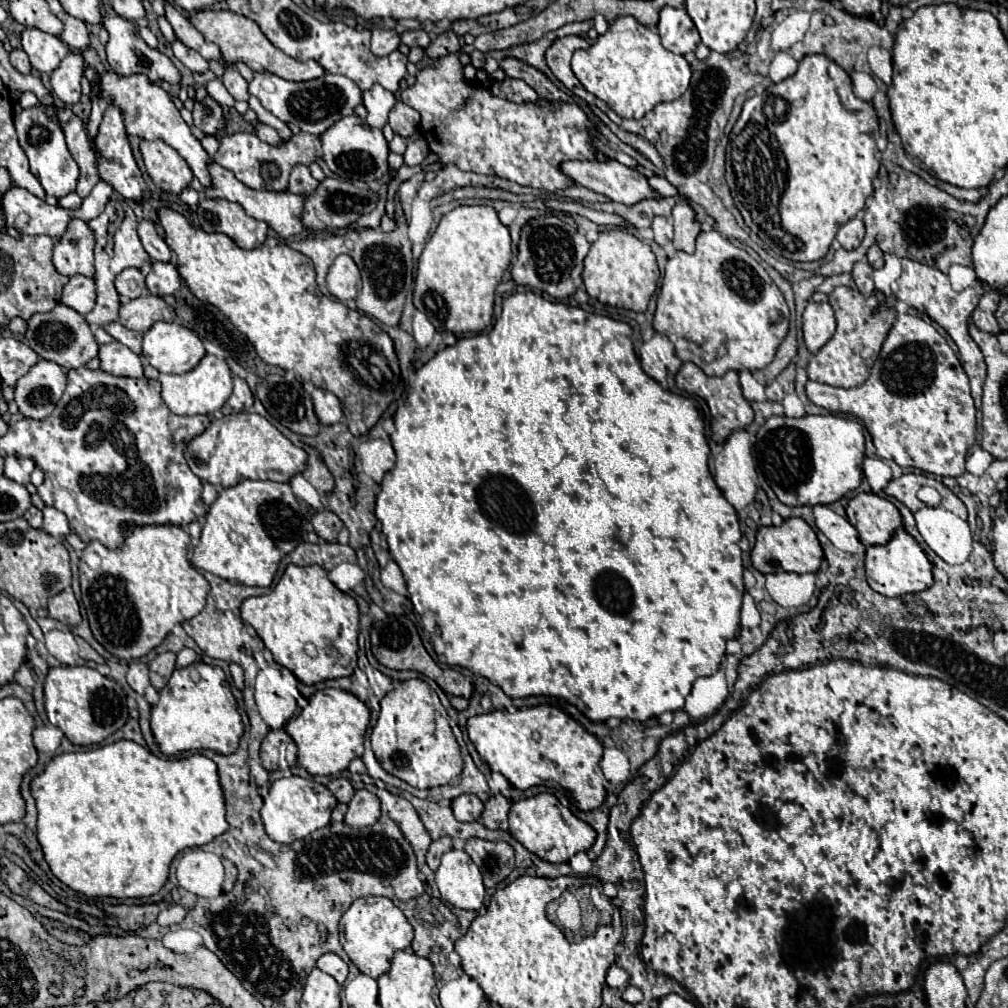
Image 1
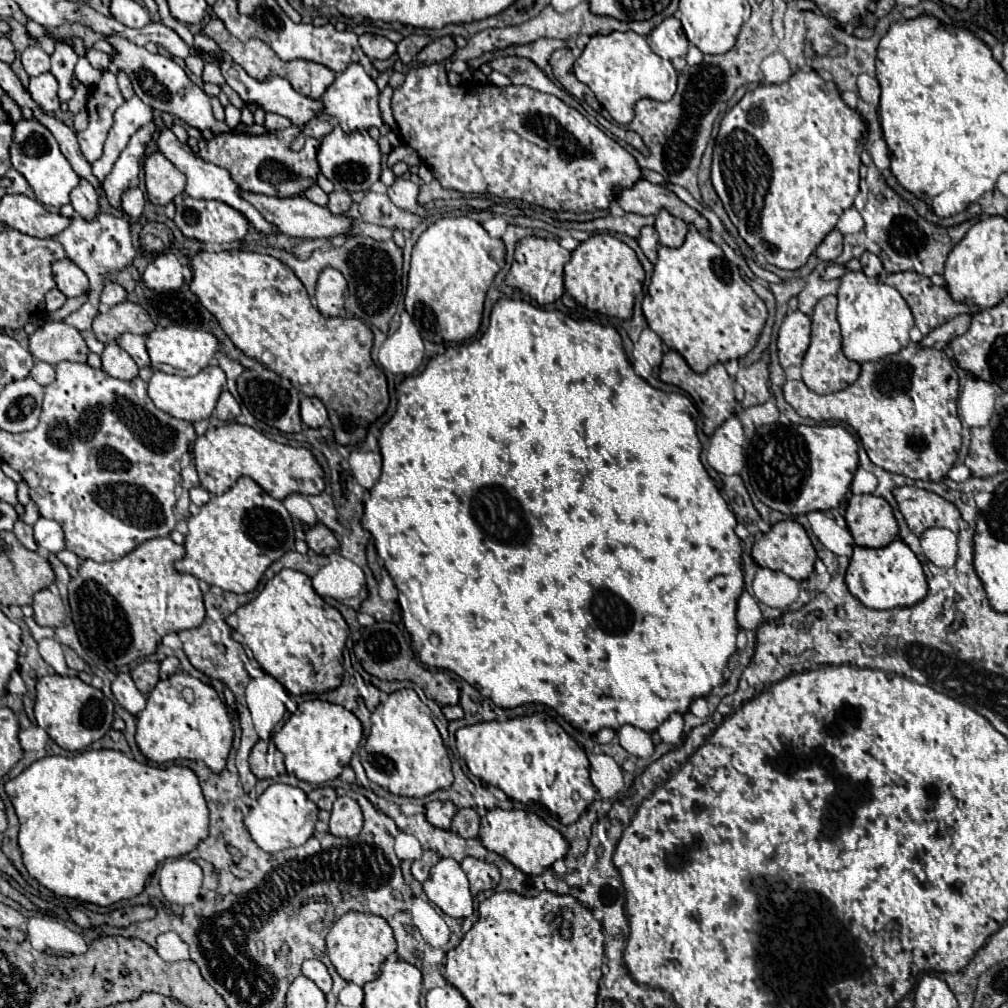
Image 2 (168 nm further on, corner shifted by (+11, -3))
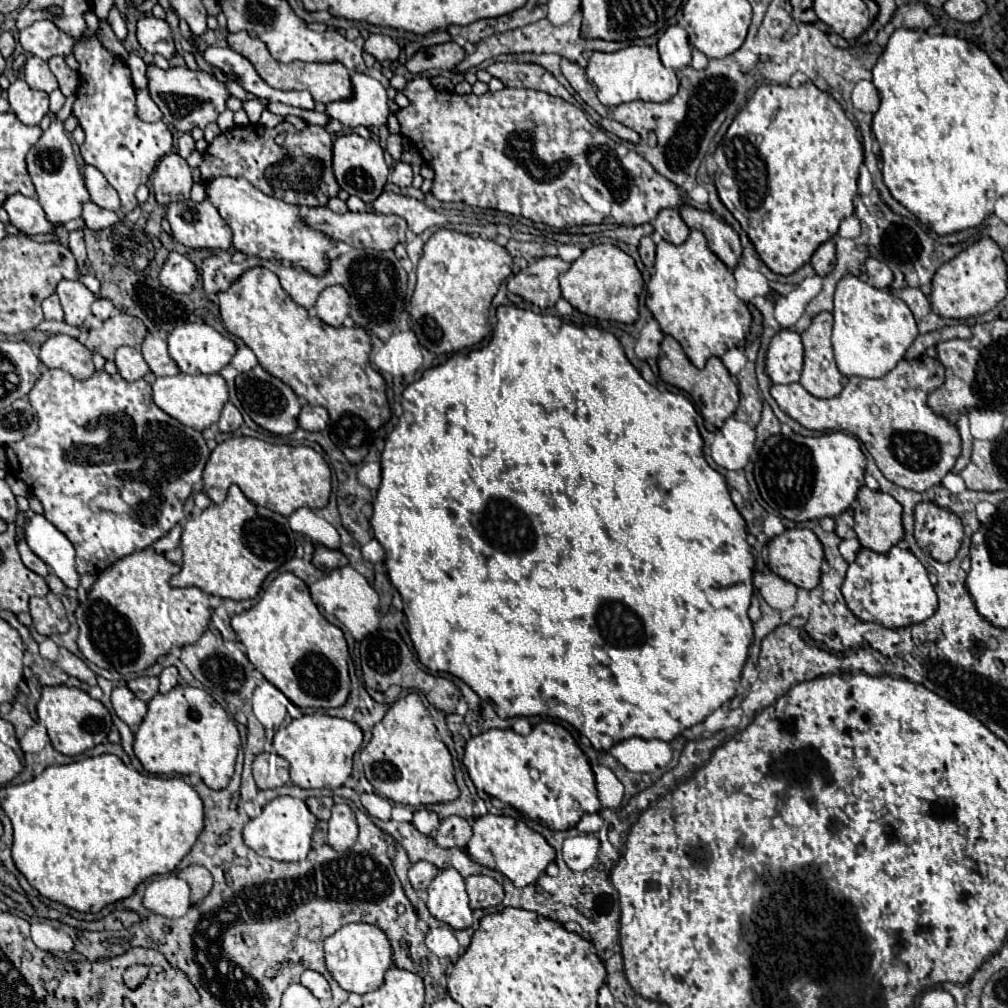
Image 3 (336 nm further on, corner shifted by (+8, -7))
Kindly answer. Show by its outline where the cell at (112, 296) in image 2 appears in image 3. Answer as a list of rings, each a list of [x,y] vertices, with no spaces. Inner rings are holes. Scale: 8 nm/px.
[[[99,297],[93,305],[91,305],[91,311],[97,319],[109,319],[113,313],[115,313],[115,305],[111,303],[111,299],[105,299],[105,297]]]

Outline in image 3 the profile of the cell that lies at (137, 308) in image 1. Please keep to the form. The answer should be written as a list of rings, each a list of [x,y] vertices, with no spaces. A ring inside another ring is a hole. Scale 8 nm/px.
[[[117,313],[105,321],[90,315],[85,320],[85,325],[89,329],[85,347],[89,351],[101,353],[105,359],[113,359],[113,353],[123,345],[137,347],[147,335],[145,323],[129,313]]]

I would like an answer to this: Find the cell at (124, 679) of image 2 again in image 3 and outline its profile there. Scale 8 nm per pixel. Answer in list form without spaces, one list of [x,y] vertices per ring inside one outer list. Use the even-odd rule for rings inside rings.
[[[119,685],[113,689],[111,703],[119,719],[125,721],[129,727],[137,727],[147,713],[147,703],[137,699],[125,685]]]

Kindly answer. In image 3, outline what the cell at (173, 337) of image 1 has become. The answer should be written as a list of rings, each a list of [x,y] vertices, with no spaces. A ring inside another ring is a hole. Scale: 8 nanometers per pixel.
[[[185,323],[181,327],[175,327],[167,337],[167,345],[169,345],[169,357],[175,361],[179,371],[187,375],[219,373],[231,361],[233,353],[237,351],[231,339],[223,337],[207,323]]]

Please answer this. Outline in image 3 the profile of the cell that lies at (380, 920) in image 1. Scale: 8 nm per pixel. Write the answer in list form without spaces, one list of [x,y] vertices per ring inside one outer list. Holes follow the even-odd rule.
[[[349,923],[325,939],[325,963],[333,979],[351,993],[363,995],[383,985],[383,975],[393,963],[393,949],[387,935],[369,923]]]

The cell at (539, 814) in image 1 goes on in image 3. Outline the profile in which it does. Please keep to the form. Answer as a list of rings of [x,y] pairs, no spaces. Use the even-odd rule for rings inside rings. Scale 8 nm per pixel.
[[[491,813],[475,819],[473,837],[467,843],[467,851],[471,859],[477,859],[477,863],[507,875],[517,887],[535,883],[545,873],[547,865],[555,861],[555,849],[545,841],[541,833],[527,827],[527,823],[521,819]]]

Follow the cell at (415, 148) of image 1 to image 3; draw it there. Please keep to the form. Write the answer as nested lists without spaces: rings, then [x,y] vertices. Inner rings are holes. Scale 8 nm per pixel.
[[[397,163],[393,173],[391,173],[391,181],[397,185],[397,187],[409,187],[411,185],[411,179],[413,179],[413,171],[411,171],[411,165],[407,163]]]

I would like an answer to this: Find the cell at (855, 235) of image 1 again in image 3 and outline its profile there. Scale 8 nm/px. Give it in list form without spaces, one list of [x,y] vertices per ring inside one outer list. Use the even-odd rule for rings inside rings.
[[[833,239],[825,241],[825,243],[813,253],[811,265],[813,265],[813,269],[815,269],[821,277],[825,277],[825,275],[833,269],[833,265],[835,265],[835,241],[833,241]]]

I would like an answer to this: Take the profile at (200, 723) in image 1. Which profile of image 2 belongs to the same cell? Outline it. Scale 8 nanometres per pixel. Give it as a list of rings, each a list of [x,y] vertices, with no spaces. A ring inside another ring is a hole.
[[[182,671],[170,675],[166,681],[158,681],[148,695],[144,711],[136,717],[136,745],[140,753],[154,763],[190,759],[202,761],[206,767],[210,767],[210,771],[218,773],[226,767],[232,739],[234,729],[226,705],[222,703],[218,693],[210,685],[204,685],[202,681]],[[184,687],[190,687],[194,691],[194,703],[184,701]]]

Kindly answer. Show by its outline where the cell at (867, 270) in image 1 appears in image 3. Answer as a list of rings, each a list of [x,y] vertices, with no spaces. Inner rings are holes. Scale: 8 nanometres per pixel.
[[[853,275],[837,283],[833,317],[835,363],[845,377],[885,377],[897,367],[919,335],[913,313],[903,299],[895,297],[891,291],[875,289]]]

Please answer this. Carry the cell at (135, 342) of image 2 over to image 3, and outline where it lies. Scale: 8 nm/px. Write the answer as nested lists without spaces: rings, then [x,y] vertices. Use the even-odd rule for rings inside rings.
[[[147,335],[141,343],[141,353],[143,353],[143,359],[147,361],[151,373],[155,373],[157,377],[159,375],[177,375],[179,369],[175,367],[175,363],[171,361],[169,353],[167,353],[167,343],[165,339],[159,339],[159,337],[151,337]]]

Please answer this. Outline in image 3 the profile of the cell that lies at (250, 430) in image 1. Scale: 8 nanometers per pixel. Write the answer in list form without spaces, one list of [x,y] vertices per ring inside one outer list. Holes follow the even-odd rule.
[[[231,437],[219,443],[203,471],[205,493],[213,503],[223,503],[227,489],[237,483],[253,505],[269,507],[289,517],[299,507],[325,507],[331,495],[331,469],[325,459],[311,447],[271,445],[255,437]]]

